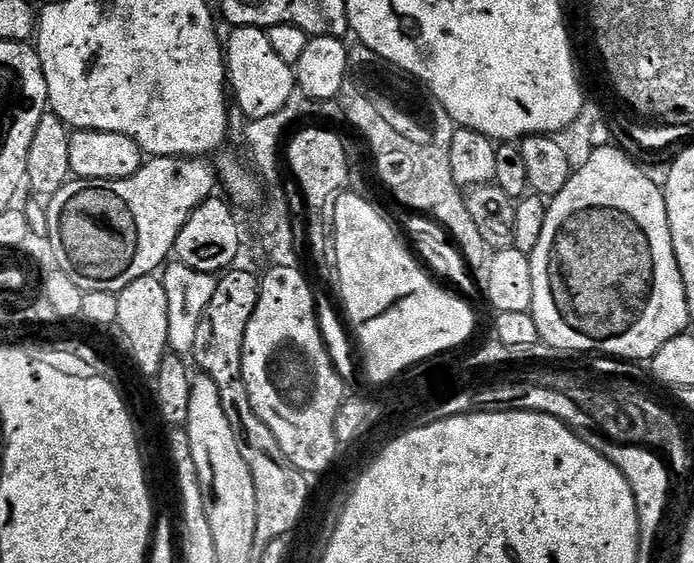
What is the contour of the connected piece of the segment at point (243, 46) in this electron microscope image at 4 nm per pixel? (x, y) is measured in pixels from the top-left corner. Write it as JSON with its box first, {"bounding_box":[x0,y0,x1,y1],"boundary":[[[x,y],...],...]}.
{"bounding_box":[226,26,297,117],"boundary":[[[236,26],[226,36],[226,80],[230,92],[236,95],[235,107],[241,108],[249,117],[265,113],[283,113],[284,103],[297,87],[293,65],[278,56],[270,44],[267,31],[260,26]]]}

